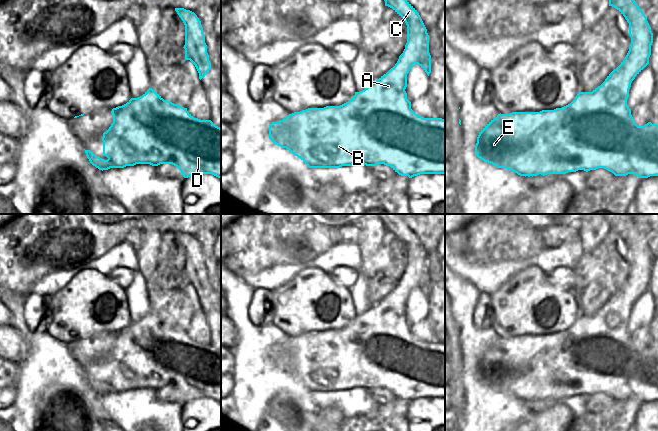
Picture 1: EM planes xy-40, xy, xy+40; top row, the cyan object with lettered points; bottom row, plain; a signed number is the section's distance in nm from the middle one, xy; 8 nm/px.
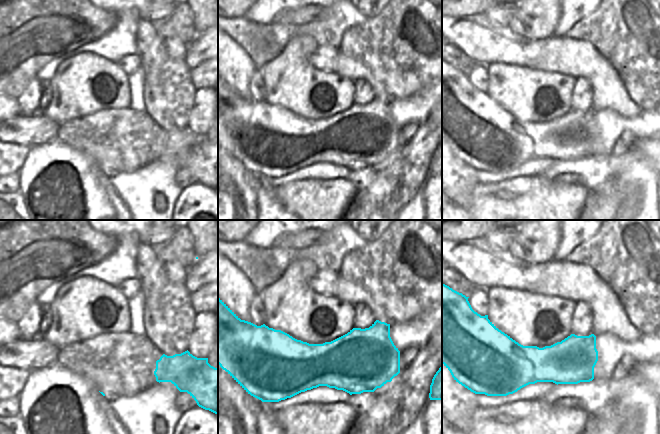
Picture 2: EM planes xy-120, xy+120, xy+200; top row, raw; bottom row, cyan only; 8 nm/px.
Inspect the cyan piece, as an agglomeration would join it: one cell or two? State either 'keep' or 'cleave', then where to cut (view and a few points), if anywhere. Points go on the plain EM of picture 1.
cleave | xy+40 (617, 291), (620, 294), (625, 294), (633, 303)

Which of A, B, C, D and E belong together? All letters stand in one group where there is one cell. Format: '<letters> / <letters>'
A B D E / C

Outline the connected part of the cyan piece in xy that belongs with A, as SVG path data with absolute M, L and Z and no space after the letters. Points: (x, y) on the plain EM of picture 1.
M391 292L378 304L371 306L364 314L340 330L308 332L289 338L269 349L269 363L286 372L300 382L309 392L340 392L354 388L390 390L401 400L412 402L420 398L445 398L445 344L424 342L411 333L407 323L407 298Z

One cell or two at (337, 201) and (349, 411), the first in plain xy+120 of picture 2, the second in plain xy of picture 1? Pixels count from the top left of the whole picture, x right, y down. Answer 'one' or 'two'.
two

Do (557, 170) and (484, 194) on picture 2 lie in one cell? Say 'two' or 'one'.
two

